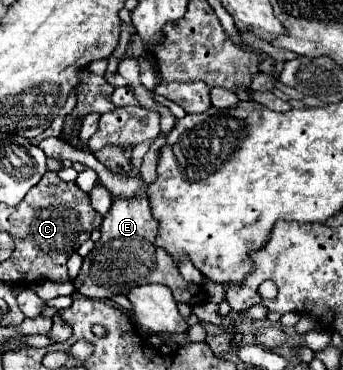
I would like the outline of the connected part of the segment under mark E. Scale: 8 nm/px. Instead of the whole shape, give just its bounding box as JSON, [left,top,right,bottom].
[79,190,207,304]

